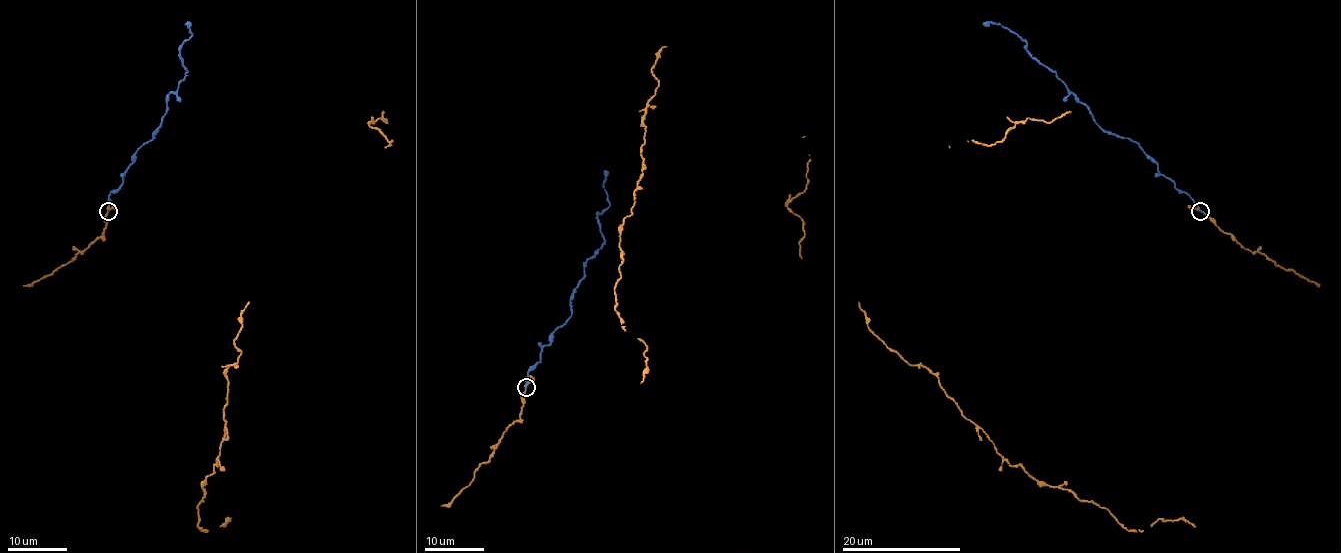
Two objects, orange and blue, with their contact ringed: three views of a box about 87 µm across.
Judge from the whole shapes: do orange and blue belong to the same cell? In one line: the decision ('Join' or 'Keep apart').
Join

